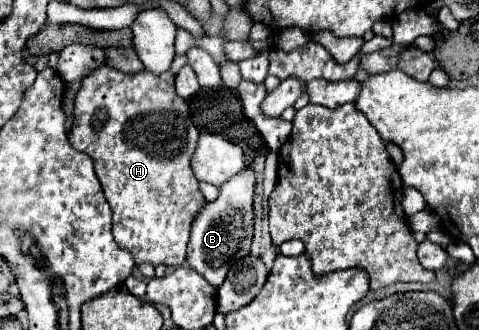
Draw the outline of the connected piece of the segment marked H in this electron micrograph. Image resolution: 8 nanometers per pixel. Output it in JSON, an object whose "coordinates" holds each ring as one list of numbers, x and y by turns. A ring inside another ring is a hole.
{"coordinates":[[108,65,92,71,76,95,74,125,68,141,74,149,86,153,94,161,96,177,102,183,106,201,112,207,112,233,118,247,134,255,134,265,166,265,180,267,184,263,190,223,194,215,204,207,206,199,198,189,198,179,190,169,190,157,196,149,198,129,190,119,188,105,176,95,174,75,168,71,154,75,150,71,138,71,134,75,120,73]]}

